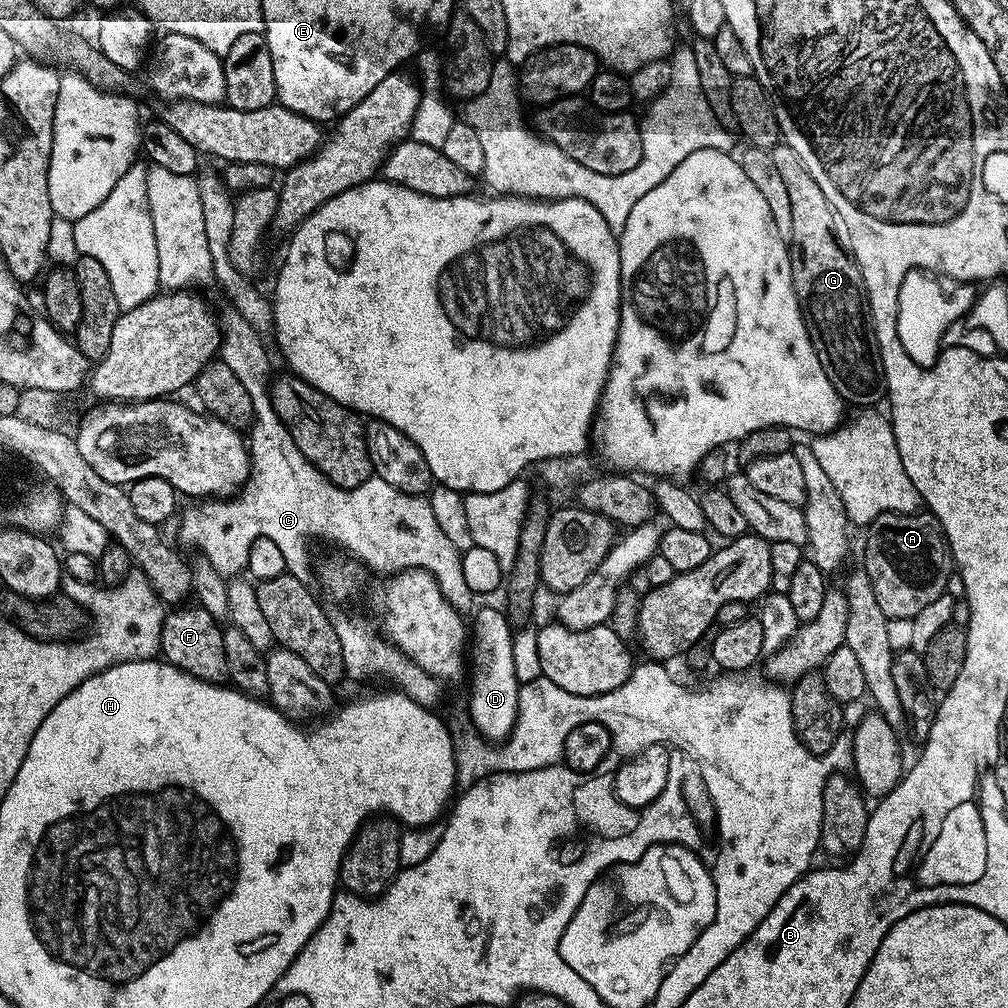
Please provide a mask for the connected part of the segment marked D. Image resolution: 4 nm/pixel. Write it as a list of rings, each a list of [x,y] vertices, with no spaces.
[[[480,608],[476,617],[470,620],[470,676],[472,685],[468,688],[468,716],[472,719],[471,727],[488,742],[504,742],[515,728],[518,718],[518,696],[520,682],[514,670],[514,637],[509,617],[496,608]]]

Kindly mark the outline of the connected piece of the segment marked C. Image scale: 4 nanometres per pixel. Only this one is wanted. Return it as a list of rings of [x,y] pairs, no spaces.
[[[228,310],[225,316],[218,320],[220,331],[219,359],[223,360],[234,374],[238,374],[238,382],[246,386],[246,394],[250,394],[250,402],[254,402],[254,414],[250,429],[250,455],[252,457],[252,471],[248,473],[248,482],[239,493],[231,498],[212,498],[201,508],[192,508],[185,514],[180,524],[180,538],[188,546],[194,545],[202,551],[210,566],[218,570],[218,574],[225,578],[239,577],[247,566],[247,556],[250,554],[251,544],[256,539],[270,538],[285,558],[287,571],[299,580],[307,581],[308,577],[308,540],[329,540],[340,548],[345,548],[347,555],[353,560],[359,560],[365,569],[373,573],[395,574],[406,572],[411,568],[426,570],[438,582],[442,594],[457,610],[464,610],[474,593],[466,586],[466,574],[462,574],[462,553],[454,544],[442,534],[437,519],[431,509],[431,502],[423,495],[411,496],[392,486],[377,476],[373,476],[364,483],[352,488],[335,488],[317,468],[298,450],[290,430],[276,413],[270,391],[270,377],[273,375],[272,364],[268,361],[268,352],[264,349],[261,333],[256,332],[242,314]]]

